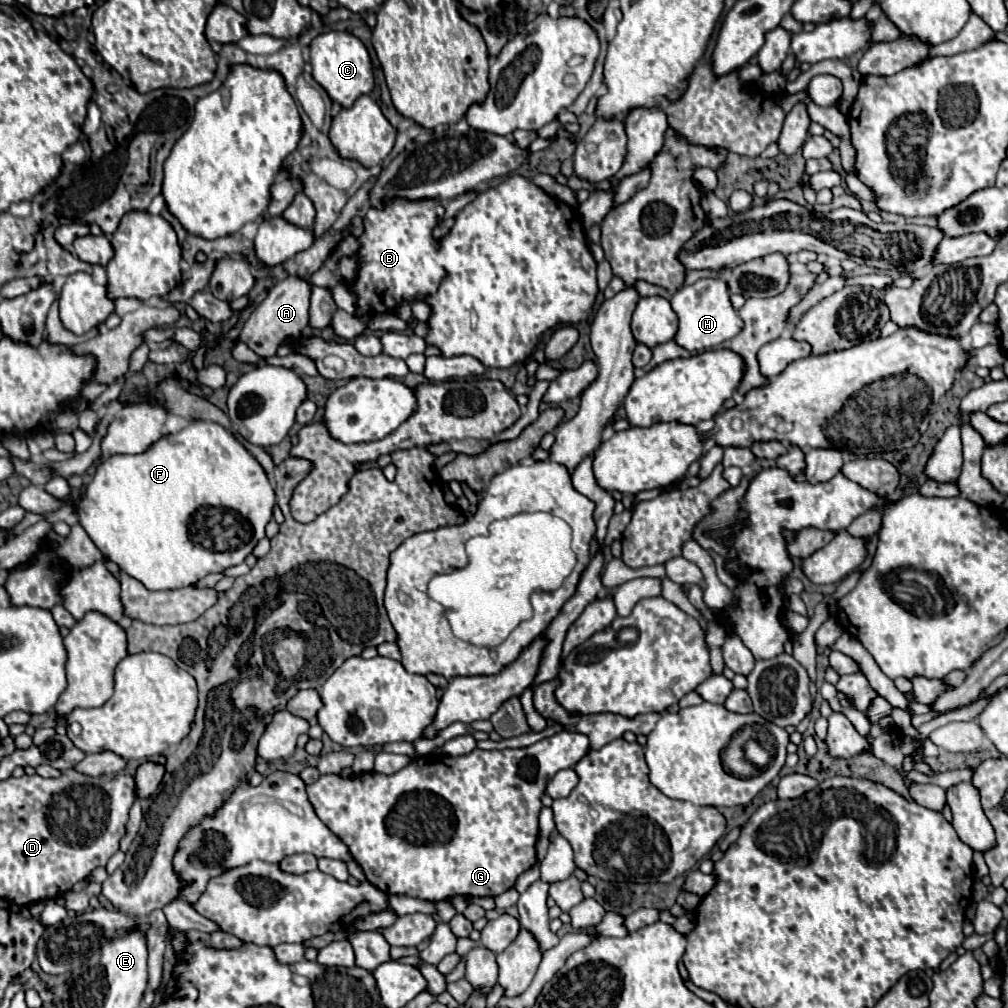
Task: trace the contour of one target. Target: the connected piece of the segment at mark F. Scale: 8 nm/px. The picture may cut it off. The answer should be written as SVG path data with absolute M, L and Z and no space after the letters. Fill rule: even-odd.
M193 421L141 455L115 455L101 463L89 483L89 491L77 503L77 515L103 555L147 589L161 591L189 587L209 573L223 573L227 567L243 563L259 539L265 537L265 527L273 519L273 507L275 491L257 459L223 425ZM219 539L229 543L227 551L217 549Z

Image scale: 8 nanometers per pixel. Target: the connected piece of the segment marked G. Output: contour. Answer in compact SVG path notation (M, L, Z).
M561 731L523 749L475 749L463 757L423 755L393 775L363 773L353 779L321 775L307 787L307 795L317 817L349 847L367 881L383 893L429 901L453 895L497 897L511 889L517 877L537 863L537 819L543 807L541 795L545 791L545 781L561 769L573 767L589 751L589 737Z

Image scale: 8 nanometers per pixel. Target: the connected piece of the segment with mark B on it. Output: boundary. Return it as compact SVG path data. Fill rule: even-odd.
M393 199L383 211L379 211L379 209L369 209L369 211L367 211L367 215L365 215L365 219L363 219L363 221L365 221L365 233L363 233L363 237L359 239L359 241L361 241L361 249L359 249L359 273L357 273L357 281L351 285L351 289L353 289L353 291L357 293L357 297L359 297L359 311L361 311L361 313L385 313L385 311L393 311L393 309L399 305L401 299L411 301L411 299L415 297L415 299L421 299L421 301L423 301L425 295L437 291L441 279L445 277L445 269L443 269L443 267L439 265L439 261L437 261L437 241L433 241L431 231L433 231L433 227L439 223L441 215L443 215L443 207L441 207L439 201L405 201L405 199Z

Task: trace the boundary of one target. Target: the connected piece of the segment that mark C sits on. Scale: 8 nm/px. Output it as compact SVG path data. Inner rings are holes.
M329 31L317 35L311 45L311 67L313 79L329 93L329 97L343 107L353 105L353 101L373 89L373 67L367 47L347 31Z

